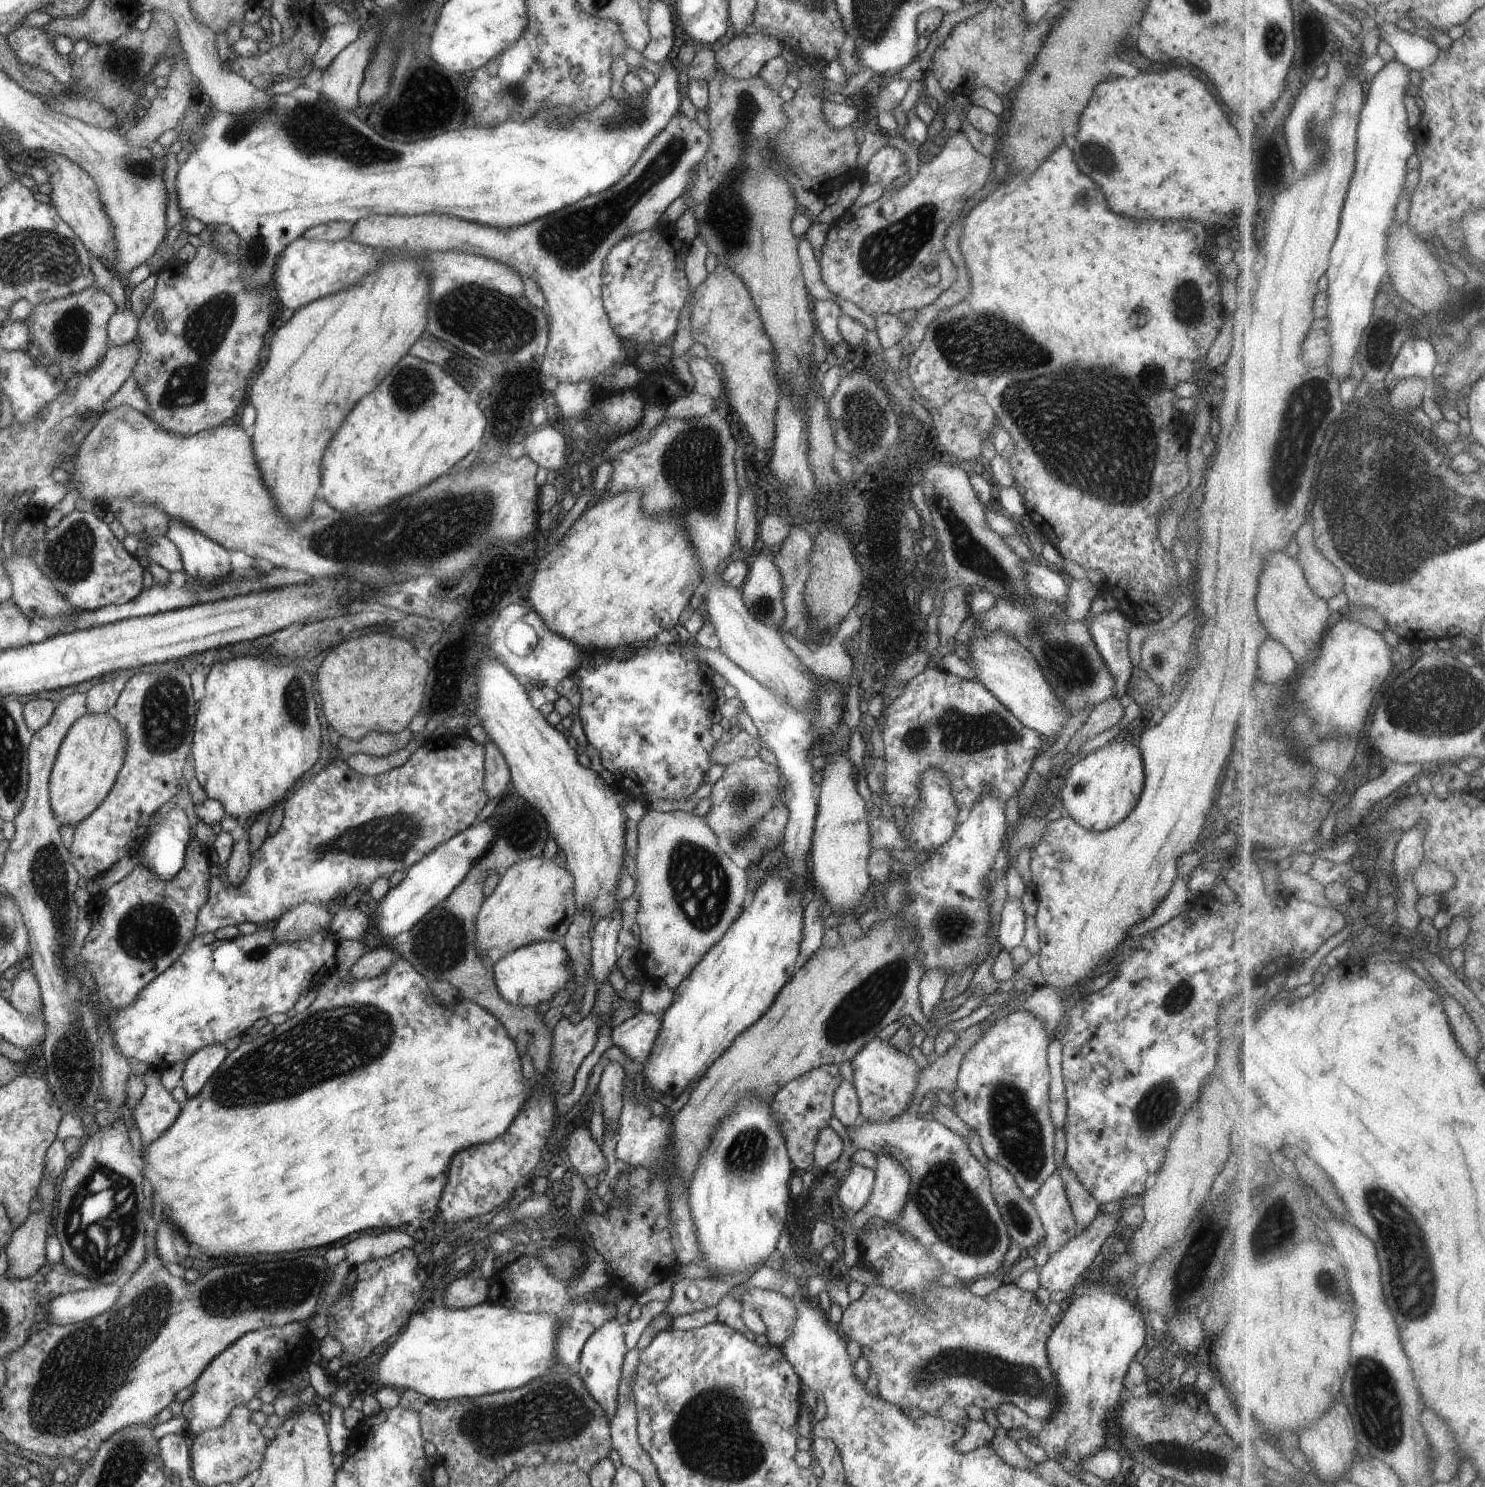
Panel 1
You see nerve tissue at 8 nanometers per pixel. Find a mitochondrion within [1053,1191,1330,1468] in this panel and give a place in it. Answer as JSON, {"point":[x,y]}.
{"point":[1192,1267]}

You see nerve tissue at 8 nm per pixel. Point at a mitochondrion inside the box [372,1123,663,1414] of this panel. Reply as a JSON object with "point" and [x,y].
{"point":[552,1391]}

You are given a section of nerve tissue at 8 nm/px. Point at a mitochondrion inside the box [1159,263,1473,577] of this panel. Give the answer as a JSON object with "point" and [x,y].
{"point":[1307,419]}

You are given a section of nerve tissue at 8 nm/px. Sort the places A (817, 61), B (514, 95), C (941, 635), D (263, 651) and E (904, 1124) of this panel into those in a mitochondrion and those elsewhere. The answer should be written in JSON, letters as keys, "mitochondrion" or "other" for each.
{"A":"other","B":"mitochondrion","C":"other","D":"other","E":"other"}

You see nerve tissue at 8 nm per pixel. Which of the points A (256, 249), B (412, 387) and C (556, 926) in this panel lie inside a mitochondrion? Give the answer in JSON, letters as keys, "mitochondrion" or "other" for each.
{"A":"mitochondrion","B":"mitochondrion","C":"other"}

